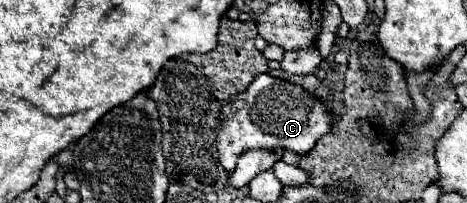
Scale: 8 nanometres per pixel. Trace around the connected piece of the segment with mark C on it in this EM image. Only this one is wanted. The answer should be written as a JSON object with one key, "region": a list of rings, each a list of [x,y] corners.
{"region":[[[263,73],[251,81],[245,93],[229,99],[223,105],[219,127],[215,129],[219,161],[231,173],[237,157],[247,149],[291,149],[295,153],[307,153],[311,147],[315,147],[317,139],[327,133],[327,129],[331,129],[331,117],[327,107],[317,97],[295,83]]]}

